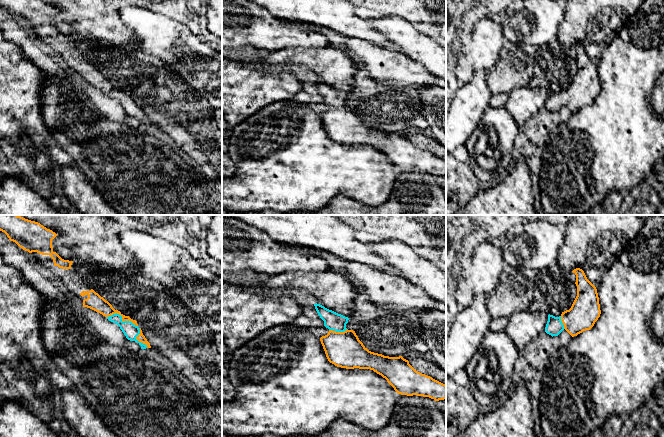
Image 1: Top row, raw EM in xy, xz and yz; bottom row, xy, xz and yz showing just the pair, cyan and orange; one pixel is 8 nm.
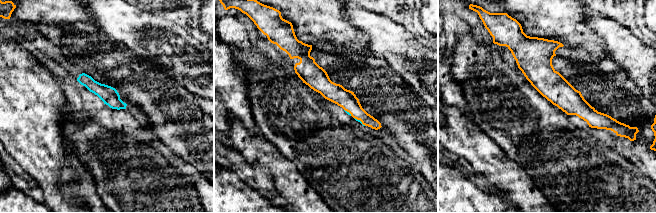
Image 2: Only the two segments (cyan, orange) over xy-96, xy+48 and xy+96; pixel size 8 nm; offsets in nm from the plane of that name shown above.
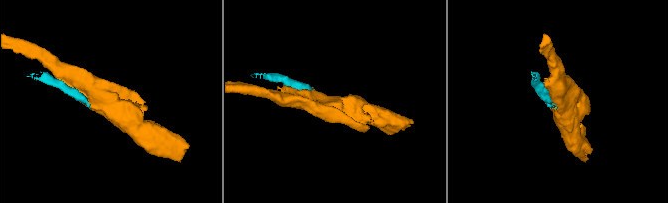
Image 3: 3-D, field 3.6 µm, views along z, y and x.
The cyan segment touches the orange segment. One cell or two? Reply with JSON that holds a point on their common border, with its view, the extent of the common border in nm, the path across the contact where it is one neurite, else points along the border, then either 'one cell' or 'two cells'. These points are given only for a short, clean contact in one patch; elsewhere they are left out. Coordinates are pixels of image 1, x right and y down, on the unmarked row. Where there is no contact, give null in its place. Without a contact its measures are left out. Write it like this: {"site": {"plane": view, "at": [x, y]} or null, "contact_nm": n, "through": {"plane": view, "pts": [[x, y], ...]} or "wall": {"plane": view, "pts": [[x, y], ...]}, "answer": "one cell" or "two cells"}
{"site": {"plane": "xy", "at": [121, 95]}, "contact_nm": 260, "answer": "one cell"}

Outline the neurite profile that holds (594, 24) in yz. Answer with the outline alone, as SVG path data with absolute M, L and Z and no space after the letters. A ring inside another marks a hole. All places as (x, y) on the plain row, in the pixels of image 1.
M567 0L563 4L564 17L558 29L557 40L569 49L576 44L584 47L597 64L604 49L615 39L624 24L636 14L643 0Z

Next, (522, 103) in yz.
M529 85L516 88L508 94L504 108L519 128L523 128L528 125L534 114L545 107L547 97L548 90L541 87Z

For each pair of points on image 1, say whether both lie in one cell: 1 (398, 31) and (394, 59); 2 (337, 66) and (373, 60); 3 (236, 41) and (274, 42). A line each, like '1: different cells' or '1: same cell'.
1: different cells
2: different cells
3: same cell

